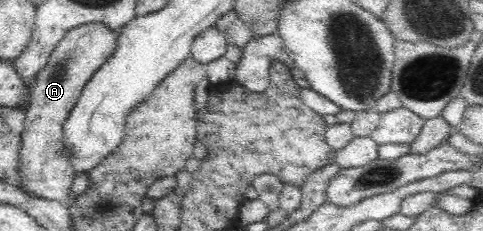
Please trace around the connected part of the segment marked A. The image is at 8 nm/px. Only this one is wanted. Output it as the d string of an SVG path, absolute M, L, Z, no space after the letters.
M104 22L77 24L53 46L45 66L33 76L29 86L33 102L26 112L20 152L22 184L34 196L68 205L77 198L70 193L76 173L64 148L67 139L62 125L79 102L84 86L93 73L115 52L117 37L123 27L109 28Z

